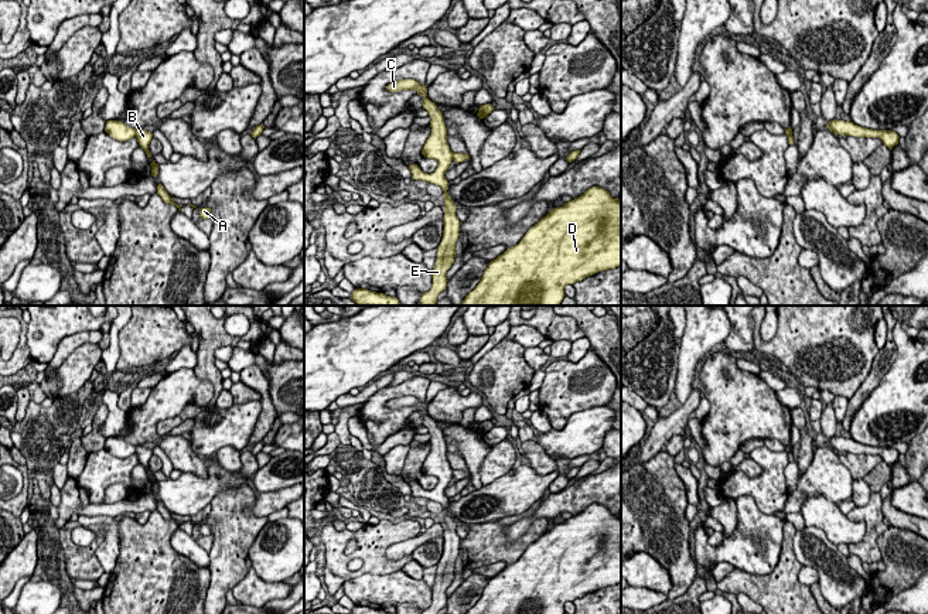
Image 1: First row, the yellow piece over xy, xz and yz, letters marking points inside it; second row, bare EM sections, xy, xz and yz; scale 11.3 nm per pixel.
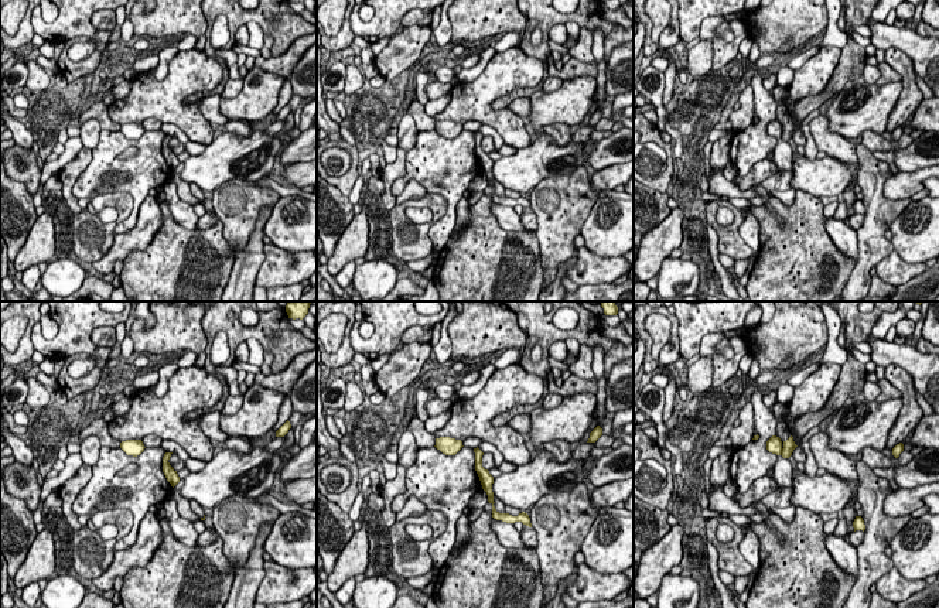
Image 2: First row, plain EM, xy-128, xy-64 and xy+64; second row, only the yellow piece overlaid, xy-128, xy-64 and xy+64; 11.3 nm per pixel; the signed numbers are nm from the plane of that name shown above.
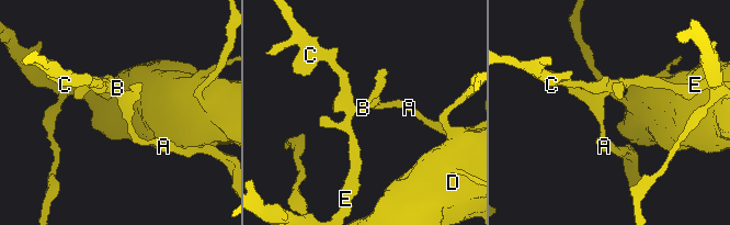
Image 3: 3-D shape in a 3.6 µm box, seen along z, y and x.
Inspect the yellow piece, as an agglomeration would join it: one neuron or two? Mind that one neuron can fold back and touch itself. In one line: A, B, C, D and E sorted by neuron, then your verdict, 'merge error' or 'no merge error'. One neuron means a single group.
groups A B / C D E; merge error

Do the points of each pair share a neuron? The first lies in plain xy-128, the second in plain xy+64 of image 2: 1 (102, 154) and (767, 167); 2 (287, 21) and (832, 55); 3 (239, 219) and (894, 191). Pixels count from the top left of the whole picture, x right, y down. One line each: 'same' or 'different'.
1: different
2: different
3: different

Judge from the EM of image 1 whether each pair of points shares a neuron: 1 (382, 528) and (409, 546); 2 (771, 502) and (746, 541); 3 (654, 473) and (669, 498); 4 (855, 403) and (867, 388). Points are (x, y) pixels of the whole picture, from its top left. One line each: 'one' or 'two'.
1: two
2: two
3: one
4: one

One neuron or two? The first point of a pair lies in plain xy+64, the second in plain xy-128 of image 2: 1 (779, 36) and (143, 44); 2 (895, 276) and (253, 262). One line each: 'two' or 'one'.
1: two
2: two

